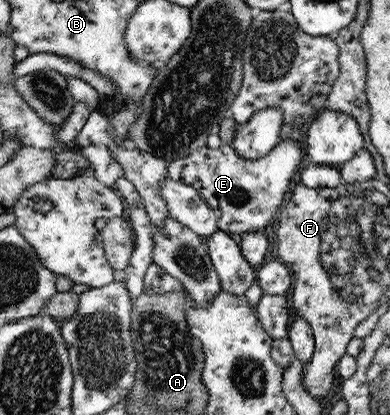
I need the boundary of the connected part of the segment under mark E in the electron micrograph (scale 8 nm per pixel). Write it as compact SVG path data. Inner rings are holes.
M284 133L269 154L259 159L241 157L233 144L224 143L217 149L205 146L185 158L171 161L167 174L175 182L183 182L197 190L199 197L214 210L220 230L241 235L263 228L275 216L303 158L305 152L301 144L293 140L291 134Z

